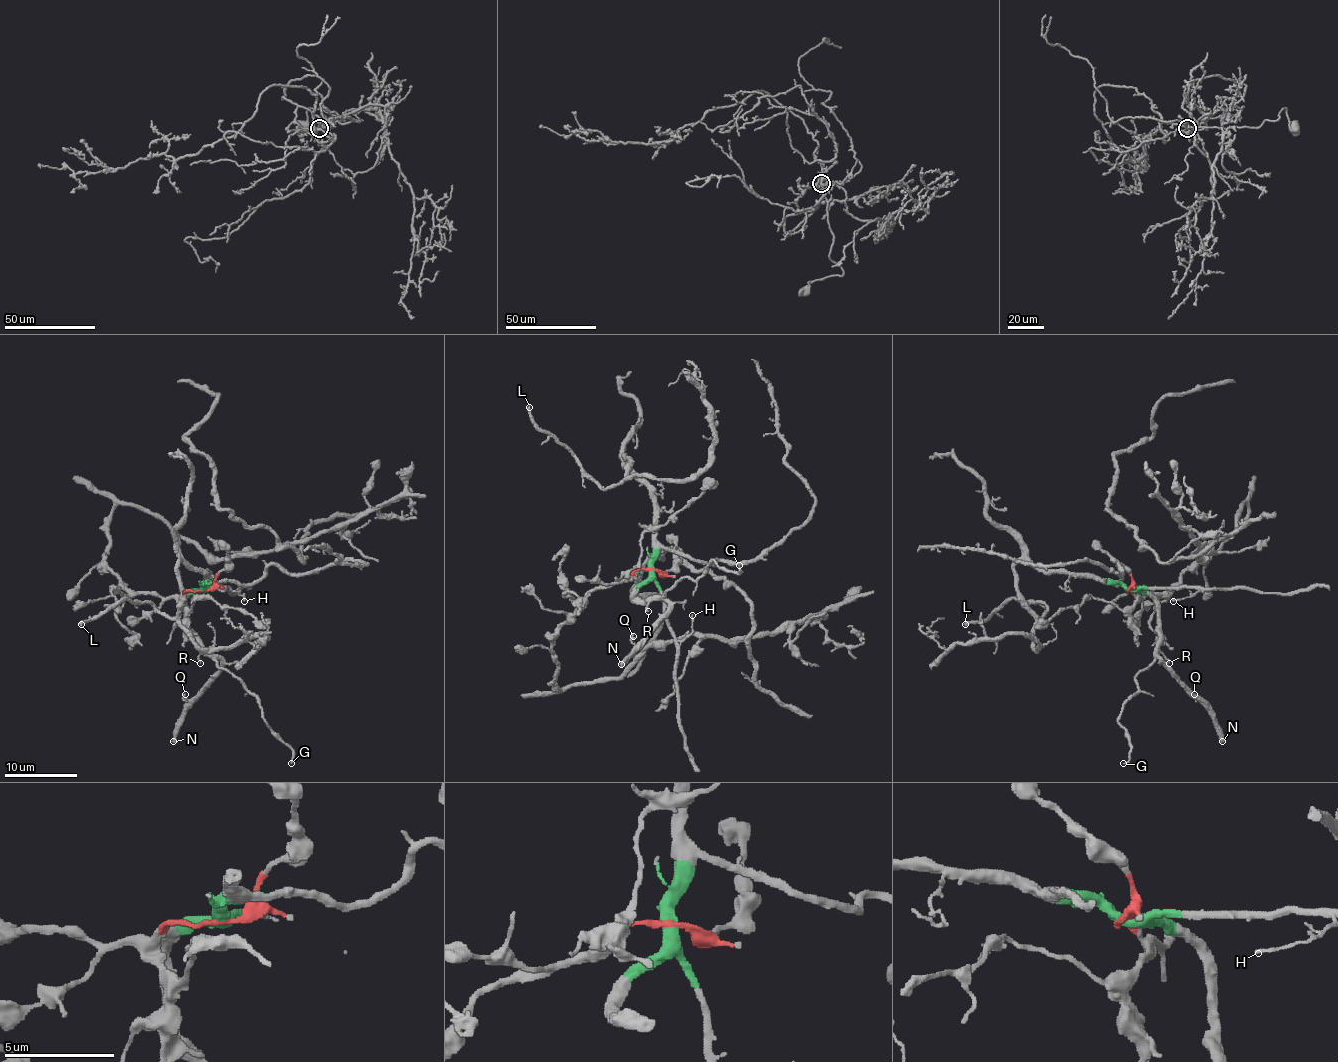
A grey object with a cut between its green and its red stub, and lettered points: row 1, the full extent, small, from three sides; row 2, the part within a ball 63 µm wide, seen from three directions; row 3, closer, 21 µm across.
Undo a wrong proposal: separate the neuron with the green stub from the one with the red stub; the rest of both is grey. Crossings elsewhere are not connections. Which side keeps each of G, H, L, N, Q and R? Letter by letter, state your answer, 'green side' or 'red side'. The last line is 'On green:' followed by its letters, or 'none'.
G: green side
H: green side
L: green side
N: green side
Q: green side
R: green side
On green: G, H, L, N, Q, R

